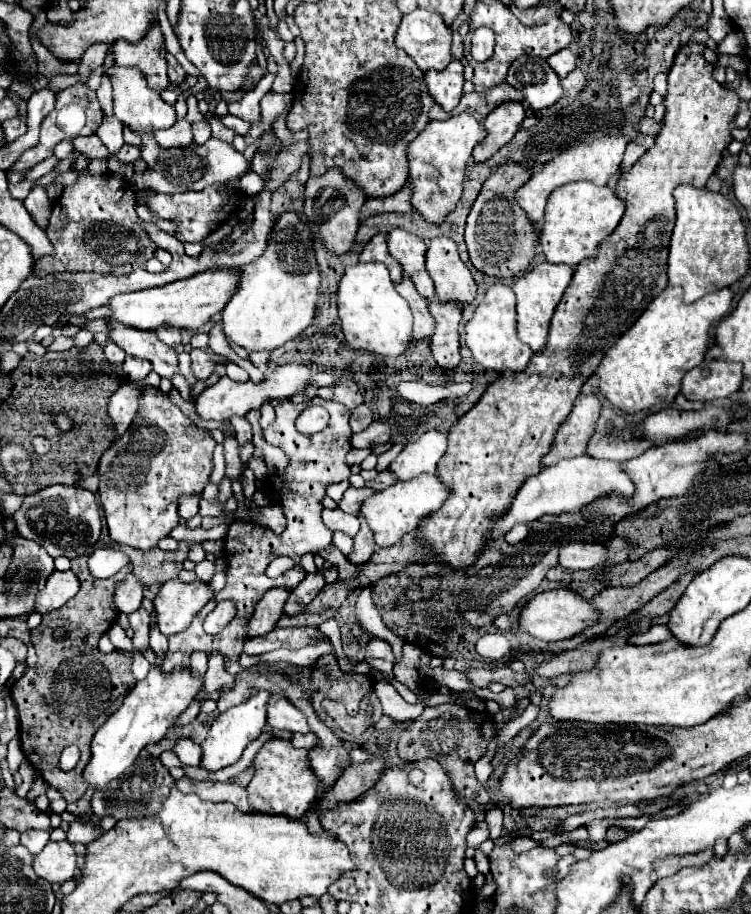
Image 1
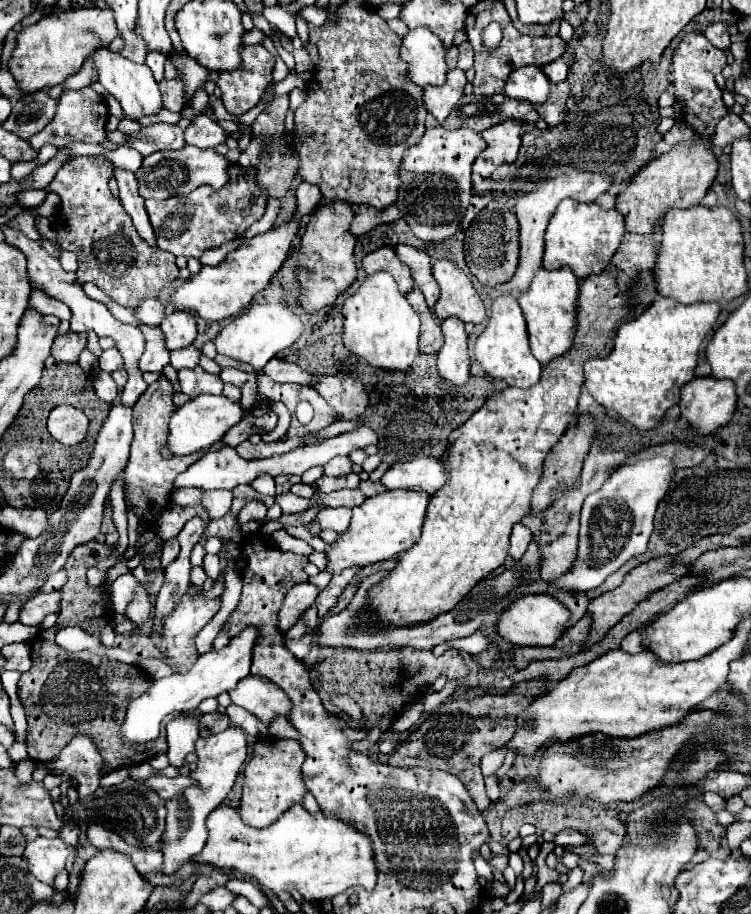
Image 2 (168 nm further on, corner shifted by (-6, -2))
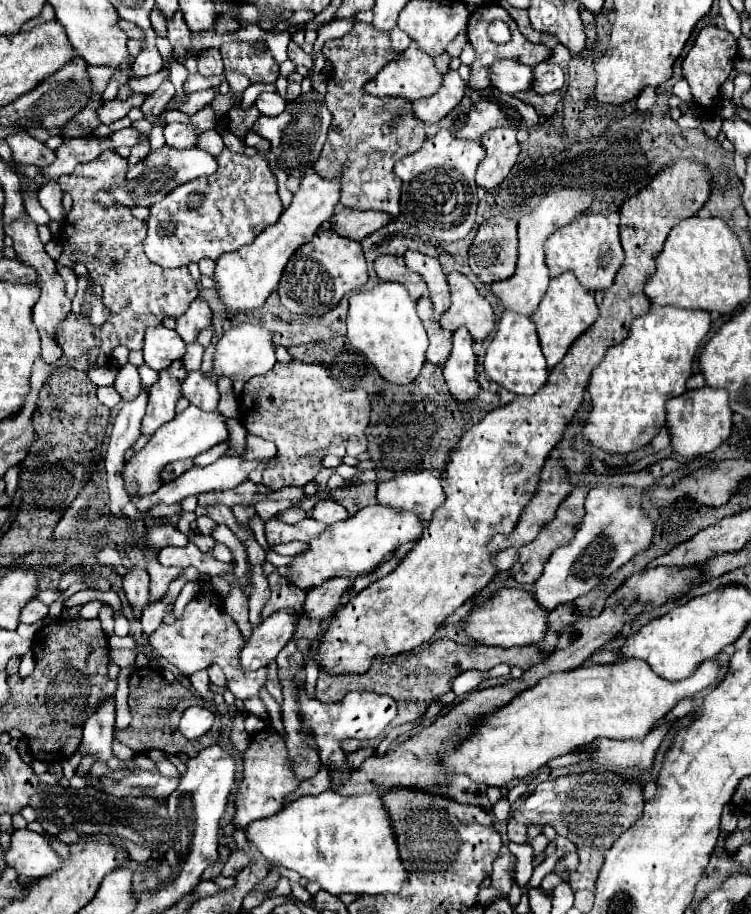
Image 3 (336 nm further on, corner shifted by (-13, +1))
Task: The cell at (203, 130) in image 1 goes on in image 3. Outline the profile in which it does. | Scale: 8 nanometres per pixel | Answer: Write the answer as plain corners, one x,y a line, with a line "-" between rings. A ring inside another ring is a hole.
167,124
163,134
165,134
165,144
169,148
191,148
199,138
193,132
191,124

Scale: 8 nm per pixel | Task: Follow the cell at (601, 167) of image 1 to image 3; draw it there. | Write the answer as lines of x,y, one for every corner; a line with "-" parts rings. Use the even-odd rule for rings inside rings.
561,188
561,190
551,190
547,196
543,196
543,200
539,202
539,206
531,212
519,218
519,258
517,258
517,270
511,278
503,280
503,282
493,282
491,284
491,292
501,300
501,304
507,310
519,312
523,316
531,316
535,312
535,308
539,306
543,294
547,292
549,286
549,270
545,266
545,254
543,254
543,244
545,240
561,226
569,224
571,220
575,220
579,214
583,214
591,204
591,196
589,192
581,192
575,188

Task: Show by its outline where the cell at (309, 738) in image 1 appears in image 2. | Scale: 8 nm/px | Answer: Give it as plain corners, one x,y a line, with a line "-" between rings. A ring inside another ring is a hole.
276,719
276,723
272,723
270,733
276,737
284,737
284,739
300,739
298,729
288,721
288,719

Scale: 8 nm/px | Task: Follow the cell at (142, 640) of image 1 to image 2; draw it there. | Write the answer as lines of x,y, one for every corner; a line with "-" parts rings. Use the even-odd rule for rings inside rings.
140,585
136,589
136,597
134,601
128,605
126,609
126,617
134,623
148,623
150,619
150,611
152,611
152,603
148,601
148,593
144,591
144,587

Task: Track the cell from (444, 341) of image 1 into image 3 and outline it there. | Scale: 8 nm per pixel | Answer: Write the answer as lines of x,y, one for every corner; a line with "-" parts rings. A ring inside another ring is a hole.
459,328
453,334
453,352
443,366
443,376
449,392
457,402
471,402
479,394
477,382
477,360
473,354
473,340
467,328

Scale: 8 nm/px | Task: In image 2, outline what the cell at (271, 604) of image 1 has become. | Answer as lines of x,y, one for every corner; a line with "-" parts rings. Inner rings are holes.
312,583
294,585
282,601
282,607
280,607
280,613
278,613
278,629
282,633
286,633
298,621
300,613
314,603
318,593
320,593
320,589

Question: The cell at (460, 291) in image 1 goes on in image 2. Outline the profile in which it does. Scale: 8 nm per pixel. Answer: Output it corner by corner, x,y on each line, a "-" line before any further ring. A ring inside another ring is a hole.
448,257
436,259
432,273
440,285
440,299
434,305
436,317
442,321
446,317
458,317
464,323
482,323
486,317
480,295
476,293
472,279
452,263

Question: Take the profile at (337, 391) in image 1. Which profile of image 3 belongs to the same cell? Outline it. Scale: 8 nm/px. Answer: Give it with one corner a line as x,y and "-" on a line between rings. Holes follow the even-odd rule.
291,360
285,364
277,362
267,374
255,376
253,382
249,380
243,386
239,398
239,410
247,434
255,434
265,440
273,440
277,444
277,460
271,468
265,470
263,478
263,484
271,490
281,490
285,486
303,488
307,482
311,482
321,470
321,460
325,458
325,452
331,444
345,444
349,456
357,456
368,448
365,428
369,426
371,402
367,392
359,388
345,390
341,386
335,386
333,380
327,376
325,368
319,364
305,364
301,360

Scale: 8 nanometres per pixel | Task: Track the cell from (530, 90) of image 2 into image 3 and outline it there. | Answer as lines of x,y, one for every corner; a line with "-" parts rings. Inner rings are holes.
497,60
491,64
491,86
503,94
531,90
531,68
519,60

